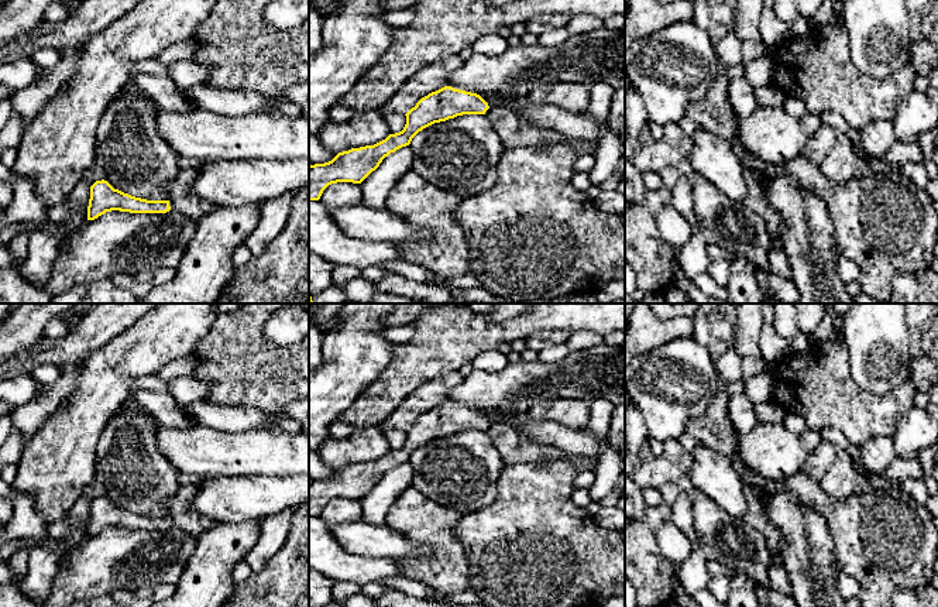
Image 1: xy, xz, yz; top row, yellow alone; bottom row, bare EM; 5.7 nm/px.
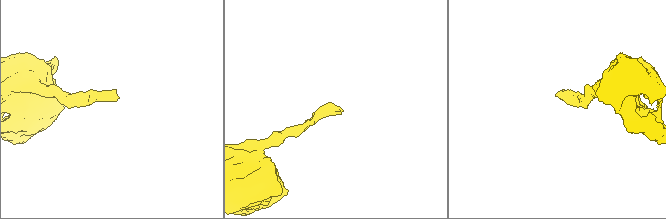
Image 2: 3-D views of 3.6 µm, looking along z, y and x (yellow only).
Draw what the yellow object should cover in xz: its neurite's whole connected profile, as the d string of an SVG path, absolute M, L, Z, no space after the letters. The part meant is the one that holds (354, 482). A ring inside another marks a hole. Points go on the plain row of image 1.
M444 402L422 414L406 432L402 447L360 464L339 469L331 477L309 481L309 518L319 517L323 507L337 498L361 500L391 469L410 460L423 445L463 431L484 431L505 463L567 460L580 471L594 471L599 459L581 457L552 445L532 440L505 423L489 423L477 409Z

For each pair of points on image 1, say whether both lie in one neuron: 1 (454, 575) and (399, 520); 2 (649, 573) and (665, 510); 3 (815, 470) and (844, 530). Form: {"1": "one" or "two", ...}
{"1": "one", "2": "one", "3": "two"}

